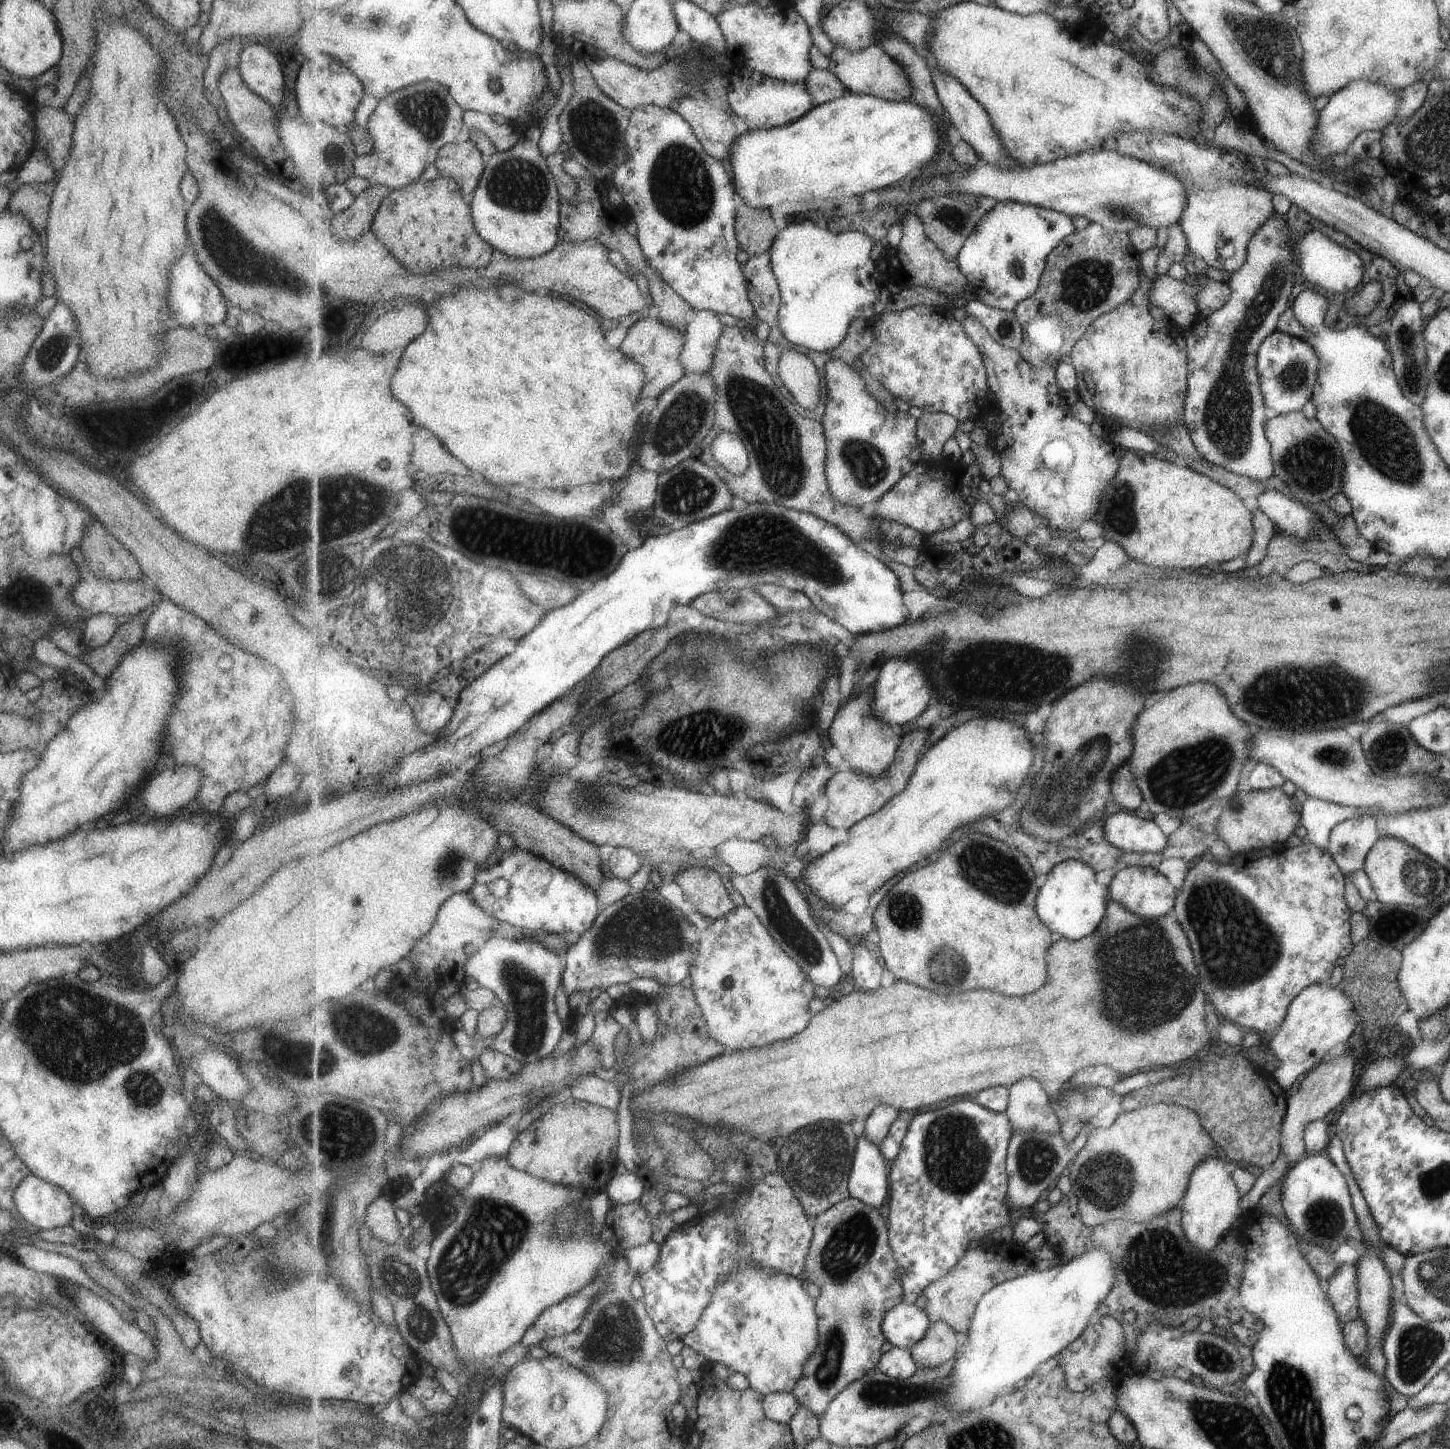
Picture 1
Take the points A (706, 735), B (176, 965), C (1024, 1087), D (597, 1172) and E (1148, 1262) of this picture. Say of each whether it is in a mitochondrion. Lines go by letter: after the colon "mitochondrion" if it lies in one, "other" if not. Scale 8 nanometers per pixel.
A: mitochondrion
B: other
C: other
D: other
E: mitochondrion

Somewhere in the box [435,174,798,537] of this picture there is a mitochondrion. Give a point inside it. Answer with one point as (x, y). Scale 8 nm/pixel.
(675, 427)

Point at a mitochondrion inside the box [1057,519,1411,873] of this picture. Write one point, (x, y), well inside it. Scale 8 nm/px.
(1299, 696)

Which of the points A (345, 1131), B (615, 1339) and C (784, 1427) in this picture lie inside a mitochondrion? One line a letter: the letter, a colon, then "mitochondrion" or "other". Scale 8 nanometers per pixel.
A: mitochondrion
B: mitochondrion
C: other

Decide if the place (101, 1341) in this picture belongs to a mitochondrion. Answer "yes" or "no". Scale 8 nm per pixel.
no

